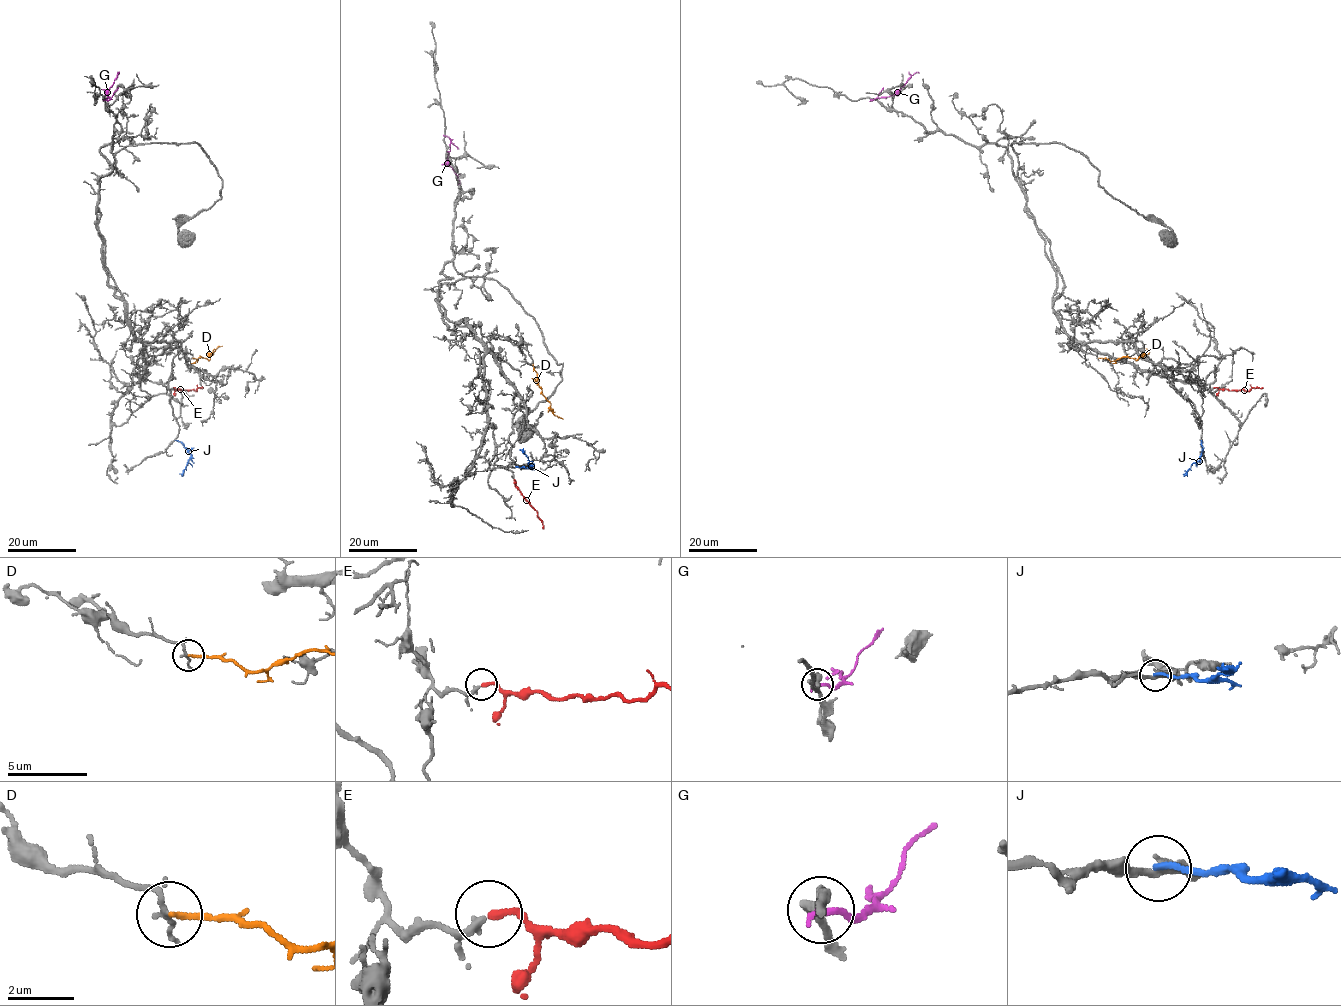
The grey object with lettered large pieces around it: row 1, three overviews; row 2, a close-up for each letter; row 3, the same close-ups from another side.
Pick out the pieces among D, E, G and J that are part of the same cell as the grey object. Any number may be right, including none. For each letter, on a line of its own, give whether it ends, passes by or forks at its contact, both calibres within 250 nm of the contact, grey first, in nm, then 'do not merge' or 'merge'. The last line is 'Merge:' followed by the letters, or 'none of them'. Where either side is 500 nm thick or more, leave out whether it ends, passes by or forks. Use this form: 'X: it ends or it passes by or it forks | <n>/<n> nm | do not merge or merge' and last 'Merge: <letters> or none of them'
D: it ends | 140/160 nm | merge
E: it ends | 180/220 nm | merge
G: it ends | 240/200 nm | do not merge
J: it ends | 240/200 nm | do not merge
Merge: D, E

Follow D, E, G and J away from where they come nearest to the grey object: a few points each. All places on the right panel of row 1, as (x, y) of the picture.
D: (1098, 358), (1115, 361), (1124, 357), (1137, 359), (1153, 346)
E: (1213, 387), (1231, 390), (1263, 388)
G: (870, 99), (893, 95), (914, 74), (919, 73)
J: (1201, 440), (1201, 457), (1183, 473)

